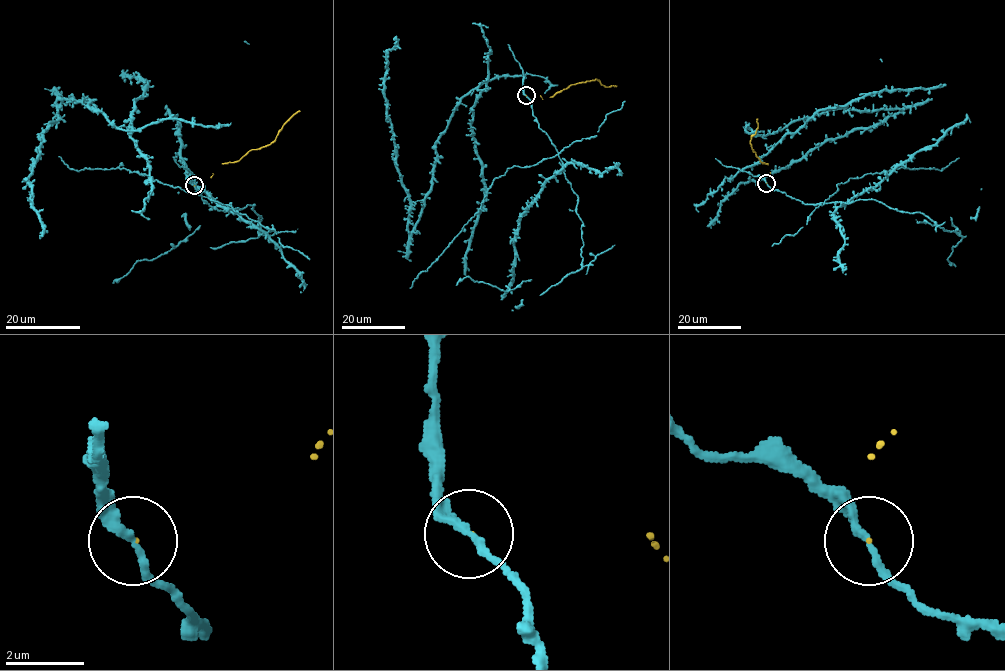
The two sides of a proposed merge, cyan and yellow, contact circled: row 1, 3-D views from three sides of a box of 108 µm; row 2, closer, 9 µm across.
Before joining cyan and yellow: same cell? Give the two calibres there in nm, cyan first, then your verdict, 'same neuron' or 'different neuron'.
calibres 200 and 30 nm; different neuron

